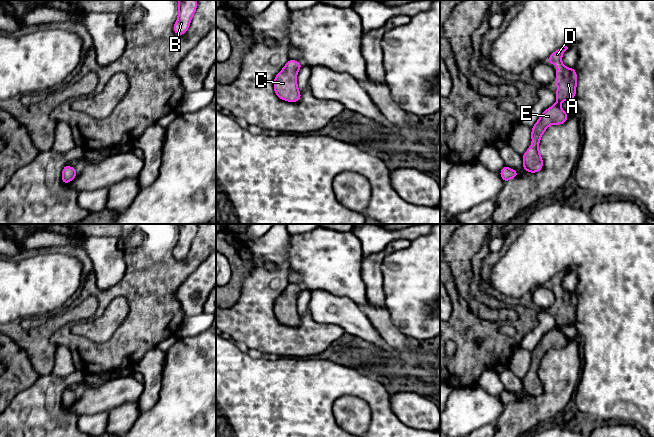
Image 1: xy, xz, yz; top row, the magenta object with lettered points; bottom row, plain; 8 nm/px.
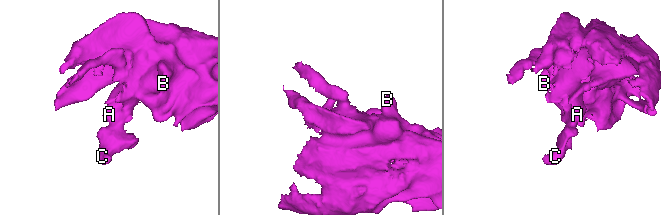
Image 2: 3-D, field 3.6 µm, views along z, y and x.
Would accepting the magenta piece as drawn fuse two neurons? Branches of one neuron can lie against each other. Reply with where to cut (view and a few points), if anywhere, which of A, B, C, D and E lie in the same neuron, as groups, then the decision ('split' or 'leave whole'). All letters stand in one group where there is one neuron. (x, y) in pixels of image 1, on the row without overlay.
cut none; groups A B C D E; leave whole

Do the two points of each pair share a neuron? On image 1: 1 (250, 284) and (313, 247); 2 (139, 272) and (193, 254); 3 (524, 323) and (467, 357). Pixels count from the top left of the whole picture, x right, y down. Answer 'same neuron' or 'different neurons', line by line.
1: different neurons
2: same neuron
3: same neuron

